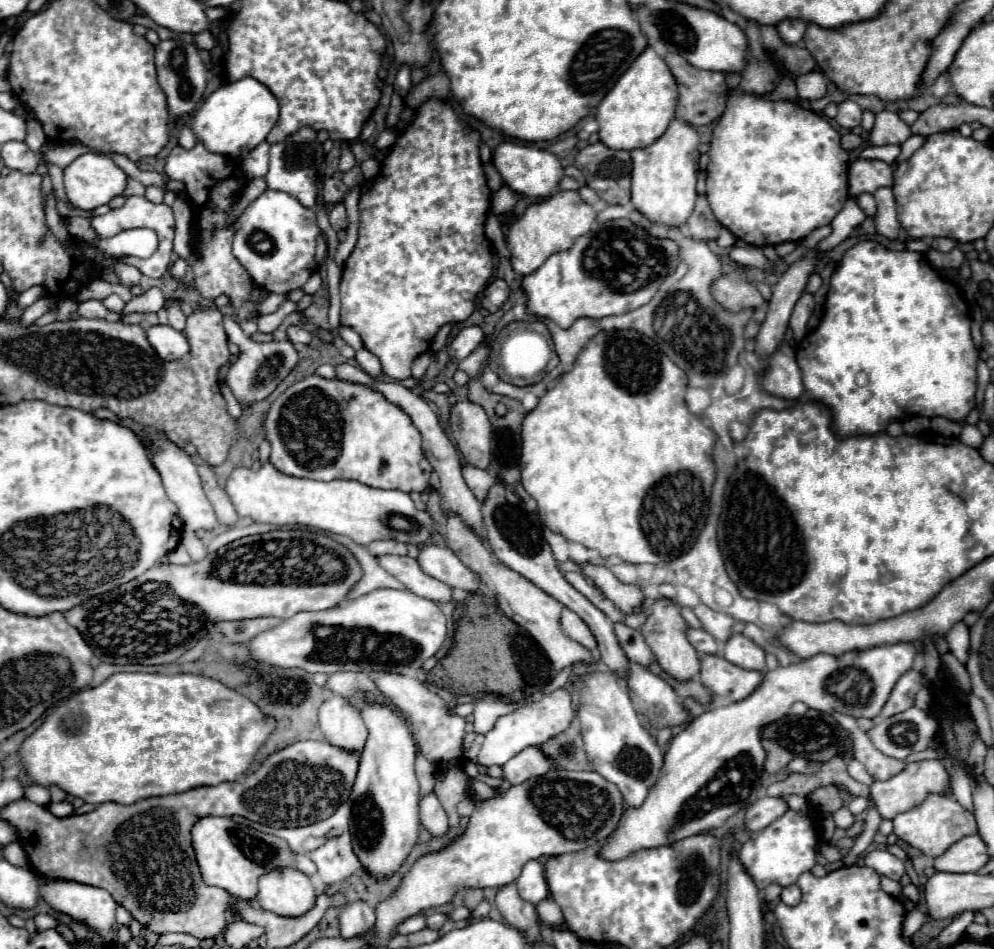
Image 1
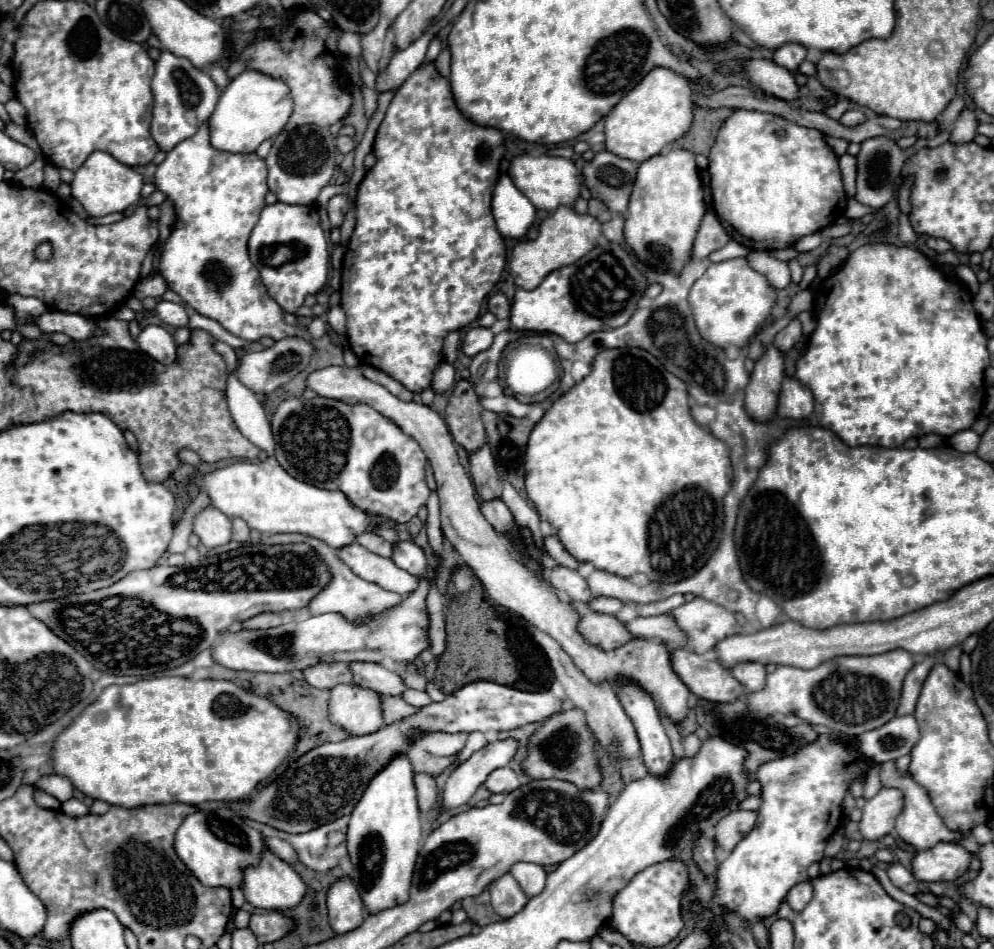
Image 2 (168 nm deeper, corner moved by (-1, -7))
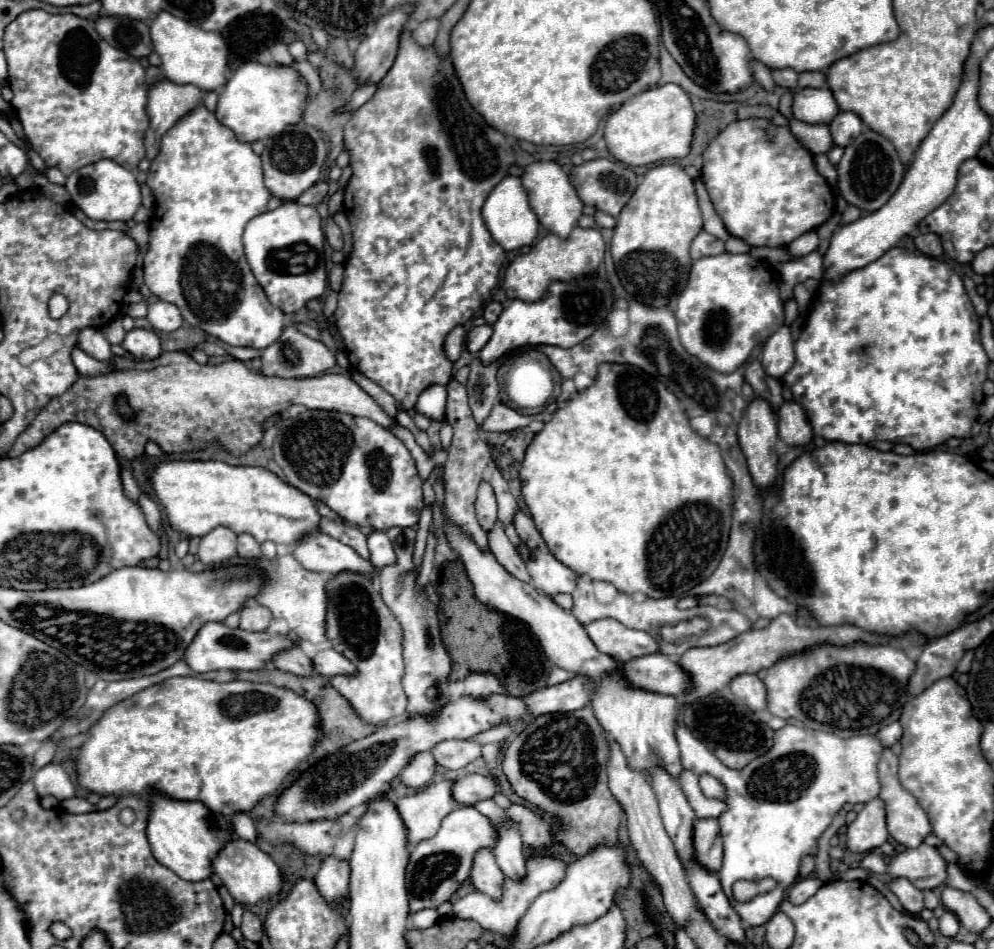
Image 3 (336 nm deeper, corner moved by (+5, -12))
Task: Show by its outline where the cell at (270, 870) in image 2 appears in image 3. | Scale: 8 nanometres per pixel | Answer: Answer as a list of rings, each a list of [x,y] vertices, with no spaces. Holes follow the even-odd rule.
[[[233,839],[227,847],[223,847],[219,857],[213,861],[213,869],[221,877],[223,885],[227,887],[235,903],[241,905],[257,905],[259,901],[273,899],[275,895],[279,895],[283,885],[281,871],[275,865],[275,861],[267,853],[263,853],[257,845],[247,843],[243,839]]]

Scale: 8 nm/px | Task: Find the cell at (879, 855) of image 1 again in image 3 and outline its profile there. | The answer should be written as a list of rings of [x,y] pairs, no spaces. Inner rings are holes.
[[[903,877],[891,879],[889,889],[897,895],[897,899],[901,901],[901,905],[905,907],[907,913],[917,915],[923,909],[923,891],[919,891],[917,887],[913,887],[911,881],[905,881]]]

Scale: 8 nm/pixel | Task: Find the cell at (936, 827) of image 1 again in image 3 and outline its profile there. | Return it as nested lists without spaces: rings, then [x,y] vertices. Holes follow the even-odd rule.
[[[885,749],[883,755],[881,755],[881,761],[877,765],[877,773],[879,773],[879,781],[881,781],[881,793],[879,797],[885,801],[885,809],[887,809],[887,829],[889,829],[889,835],[909,847],[909,849],[915,849],[917,845],[921,845],[925,841],[927,835],[931,835],[931,825],[929,825],[929,819],[927,819],[927,813],[919,807],[919,803],[915,801],[915,797],[905,791],[897,779],[897,757],[893,755],[891,749]]]

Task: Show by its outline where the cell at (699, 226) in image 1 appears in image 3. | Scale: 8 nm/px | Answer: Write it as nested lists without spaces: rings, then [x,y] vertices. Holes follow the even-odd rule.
[[[701,231],[691,243],[691,259],[693,261],[699,261],[701,257],[711,257],[711,255],[717,255],[723,251],[725,251],[725,245],[707,231]]]

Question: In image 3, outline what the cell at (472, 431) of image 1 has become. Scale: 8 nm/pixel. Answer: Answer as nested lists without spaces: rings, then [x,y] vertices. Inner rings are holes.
[[[483,479],[481,485],[479,485],[475,509],[477,509],[479,525],[481,525],[485,531],[489,531],[489,529],[493,527],[493,523],[497,521],[497,501],[495,501],[493,487],[489,485],[487,479]]]

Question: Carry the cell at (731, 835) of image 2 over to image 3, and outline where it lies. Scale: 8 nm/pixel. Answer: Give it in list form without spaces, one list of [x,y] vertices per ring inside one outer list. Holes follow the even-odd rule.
[[[717,819],[695,821],[693,843],[695,843],[697,859],[709,871],[719,871],[719,867],[721,867],[721,833],[719,833]]]

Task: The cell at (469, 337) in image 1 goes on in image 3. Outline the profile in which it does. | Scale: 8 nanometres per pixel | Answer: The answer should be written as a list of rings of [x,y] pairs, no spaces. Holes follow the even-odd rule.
[[[491,325],[473,327],[473,329],[467,333],[467,343],[465,343],[467,351],[469,351],[469,353],[473,353],[473,355],[475,355],[475,353],[479,353],[479,351],[485,347],[485,343],[489,341],[491,333],[493,333]]]

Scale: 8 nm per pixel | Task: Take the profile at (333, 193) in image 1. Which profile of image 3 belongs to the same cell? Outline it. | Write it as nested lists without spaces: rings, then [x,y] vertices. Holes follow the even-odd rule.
[[[333,217],[327,219],[327,225],[325,225],[325,237],[327,237],[327,243],[329,243],[333,249],[341,249],[341,247],[343,247],[341,229],[339,229],[339,225],[335,223]]]

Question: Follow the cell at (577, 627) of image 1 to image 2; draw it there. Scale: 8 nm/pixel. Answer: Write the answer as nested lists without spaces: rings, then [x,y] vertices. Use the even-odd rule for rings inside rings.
[[[589,612],[581,618],[579,632],[589,644],[595,644],[603,650],[615,650],[627,644],[631,638],[635,638],[633,634],[629,634],[625,624],[619,622],[615,616],[597,612]]]

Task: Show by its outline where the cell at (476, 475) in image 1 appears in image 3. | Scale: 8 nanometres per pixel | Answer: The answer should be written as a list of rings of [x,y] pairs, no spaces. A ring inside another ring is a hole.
[[[497,521],[493,525],[493,529],[489,529],[487,533],[487,541],[489,541],[489,549],[495,553],[497,561],[517,579],[529,583],[531,577],[529,577],[529,571],[525,569],[525,563],[521,561],[515,545],[509,541],[509,537],[505,535],[505,529],[501,525],[501,521]]]

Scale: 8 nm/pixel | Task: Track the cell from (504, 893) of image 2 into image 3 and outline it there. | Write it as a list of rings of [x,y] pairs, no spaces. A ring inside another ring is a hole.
[[[481,849],[475,855],[473,869],[471,869],[471,883],[475,885],[477,891],[493,897],[495,901],[501,901],[505,875],[497,867],[495,857],[493,857],[493,853],[489,849]]]

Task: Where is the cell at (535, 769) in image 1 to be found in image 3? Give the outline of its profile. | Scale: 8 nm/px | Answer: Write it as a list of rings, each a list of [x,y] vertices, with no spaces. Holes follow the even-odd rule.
[[[463,775],[453,785],[453,799],[459,805],[475,805],[477,801],[491,799],[499,791],[499,785],[489,775]]]

